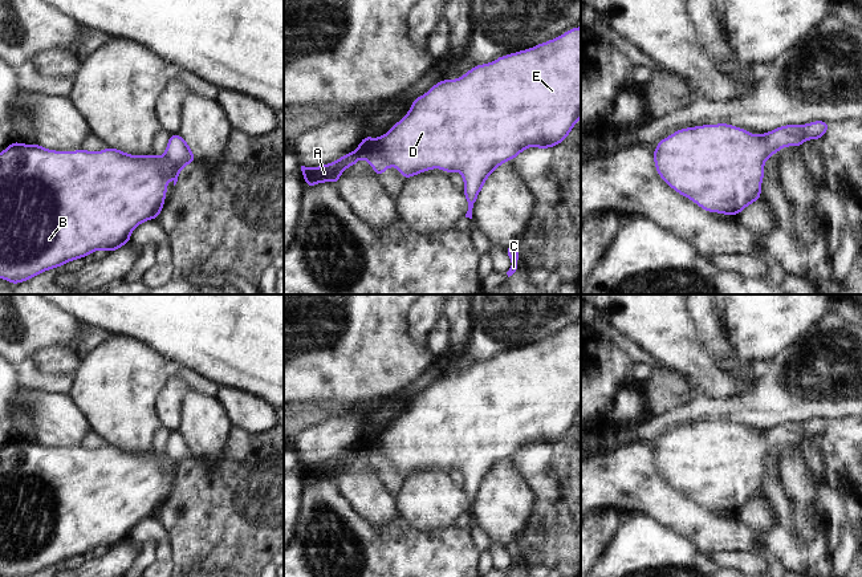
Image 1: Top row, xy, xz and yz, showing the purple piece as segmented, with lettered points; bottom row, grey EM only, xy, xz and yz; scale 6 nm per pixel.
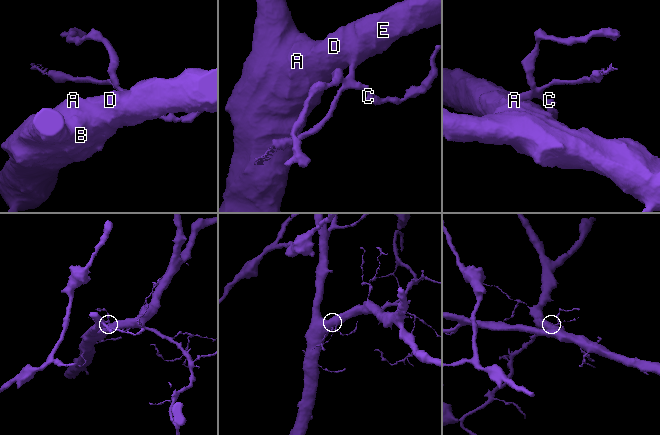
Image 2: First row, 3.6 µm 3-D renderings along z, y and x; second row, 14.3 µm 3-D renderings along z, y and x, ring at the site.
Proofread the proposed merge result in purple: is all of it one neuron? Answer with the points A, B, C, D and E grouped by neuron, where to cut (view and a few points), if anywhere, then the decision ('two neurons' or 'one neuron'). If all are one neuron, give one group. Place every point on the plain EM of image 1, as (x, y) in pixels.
groups A B C D E; cut none; one neuron

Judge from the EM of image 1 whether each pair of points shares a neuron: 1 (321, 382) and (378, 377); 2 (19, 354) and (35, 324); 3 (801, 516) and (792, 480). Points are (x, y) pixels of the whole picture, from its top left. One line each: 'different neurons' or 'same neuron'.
1: same neuron
2: same neuron
3: same neuron

